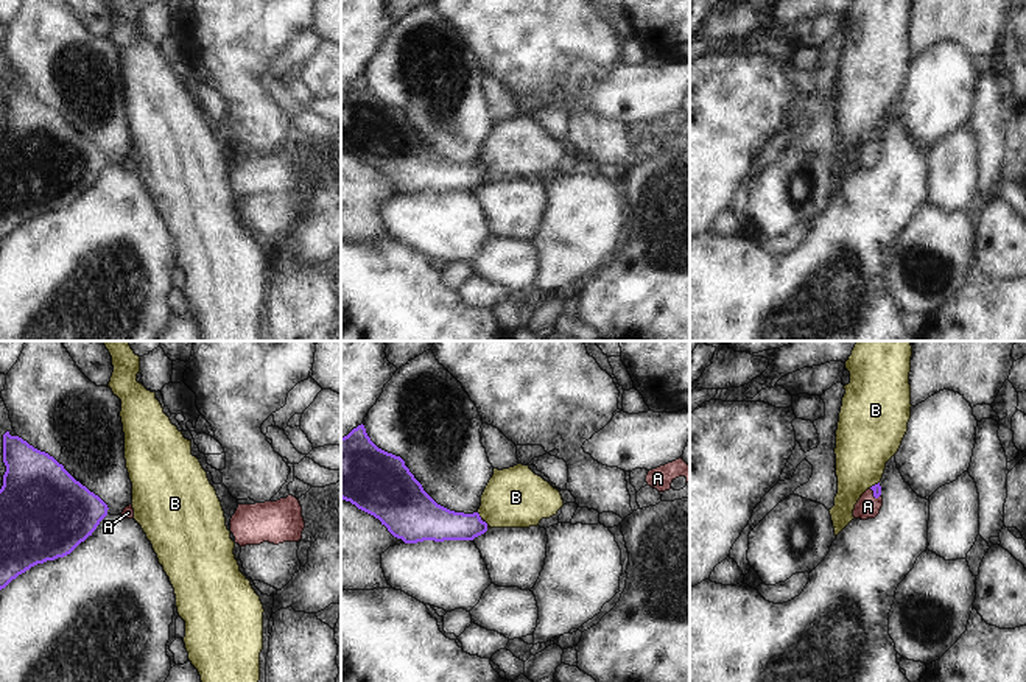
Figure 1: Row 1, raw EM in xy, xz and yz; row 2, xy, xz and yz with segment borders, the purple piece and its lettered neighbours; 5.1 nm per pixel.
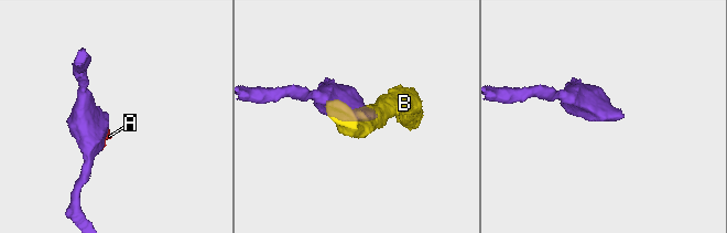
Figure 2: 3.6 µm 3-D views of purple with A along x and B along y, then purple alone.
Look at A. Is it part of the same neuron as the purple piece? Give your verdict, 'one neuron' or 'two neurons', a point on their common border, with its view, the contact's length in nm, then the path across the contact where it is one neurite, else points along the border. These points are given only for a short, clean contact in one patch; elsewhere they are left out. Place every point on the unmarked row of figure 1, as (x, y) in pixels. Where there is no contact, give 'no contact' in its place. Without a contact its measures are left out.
one neuron | yz (874, 145) | 70 nm | across yz (877, 140), (874, 145), (867, 158)

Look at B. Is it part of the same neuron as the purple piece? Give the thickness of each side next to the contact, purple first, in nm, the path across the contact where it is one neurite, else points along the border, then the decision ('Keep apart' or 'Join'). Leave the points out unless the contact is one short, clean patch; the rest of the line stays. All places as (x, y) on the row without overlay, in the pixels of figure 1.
Thickness 190 nm (purple) against 320 nm. Boundary: xz (477, 164), (481, 168). Keep apart

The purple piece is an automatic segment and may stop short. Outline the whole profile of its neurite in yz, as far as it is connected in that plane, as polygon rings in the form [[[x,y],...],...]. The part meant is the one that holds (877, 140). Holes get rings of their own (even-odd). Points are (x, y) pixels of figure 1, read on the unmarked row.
[[[880,134],[867,140],[853,160],[853,168],[867,171],[875,170],[883,157],[881,137]]]

